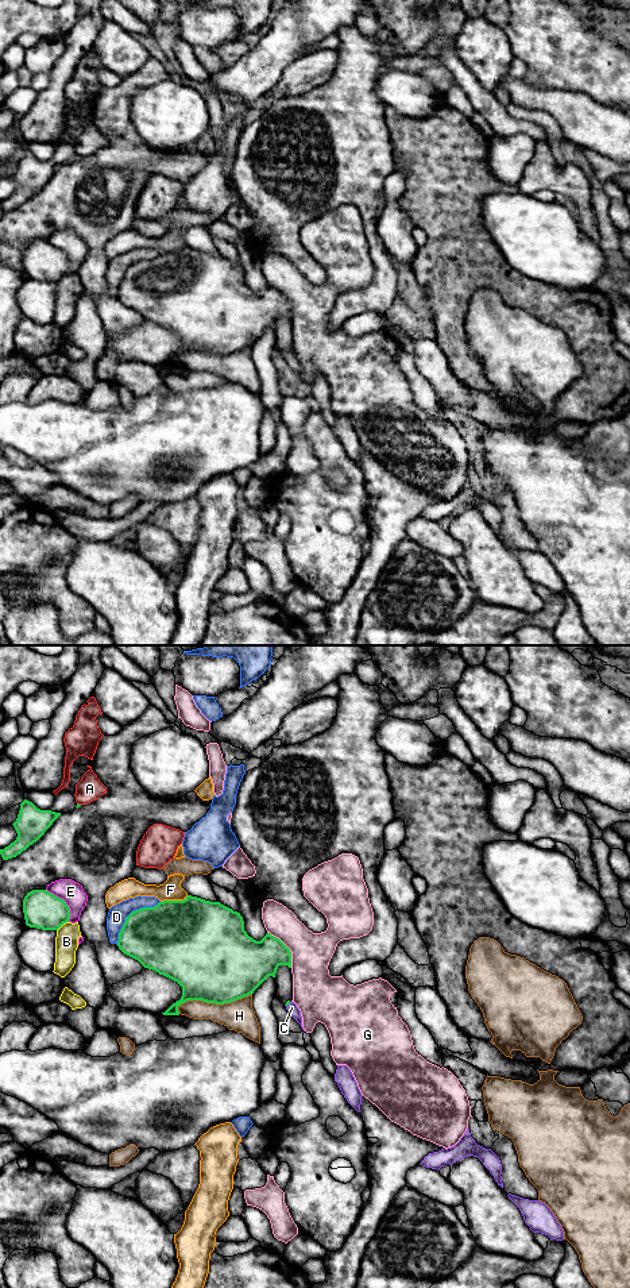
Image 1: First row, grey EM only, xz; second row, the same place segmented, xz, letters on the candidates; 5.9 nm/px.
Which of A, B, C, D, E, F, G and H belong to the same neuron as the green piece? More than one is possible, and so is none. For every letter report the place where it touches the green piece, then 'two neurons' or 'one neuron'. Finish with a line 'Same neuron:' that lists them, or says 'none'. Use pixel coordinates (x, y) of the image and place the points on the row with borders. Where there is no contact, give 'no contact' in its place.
A: xz (77, 803) | two neurons
B: xz (62, 924) | two neurons
C: xz (288, 1003) | one neuron
D: xz (130, 914) | two neurons
E: xz (65, 902) | two neurons
F: xz (174, 901) | two neurons
G: xz (288, 948) | two neurons
H: xz (213, 1002) | two neurons
Same neuron: C

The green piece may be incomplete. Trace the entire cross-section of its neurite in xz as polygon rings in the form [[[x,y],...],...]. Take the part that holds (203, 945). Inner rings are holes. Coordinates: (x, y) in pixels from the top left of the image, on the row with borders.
[[[197,896],[183,901],[163,901],[154,907],[132,911],[119,933],[119,949],[144,968],[163,975],[182,987],[182,996],[163,1015],[179,1015],[178,1007],[188,1000],[231,1003],[254,991],[268,977],[275,977],[279,965],[291,968],[291,952],[267,933],[260,941],[244,930],[240,913]]]

